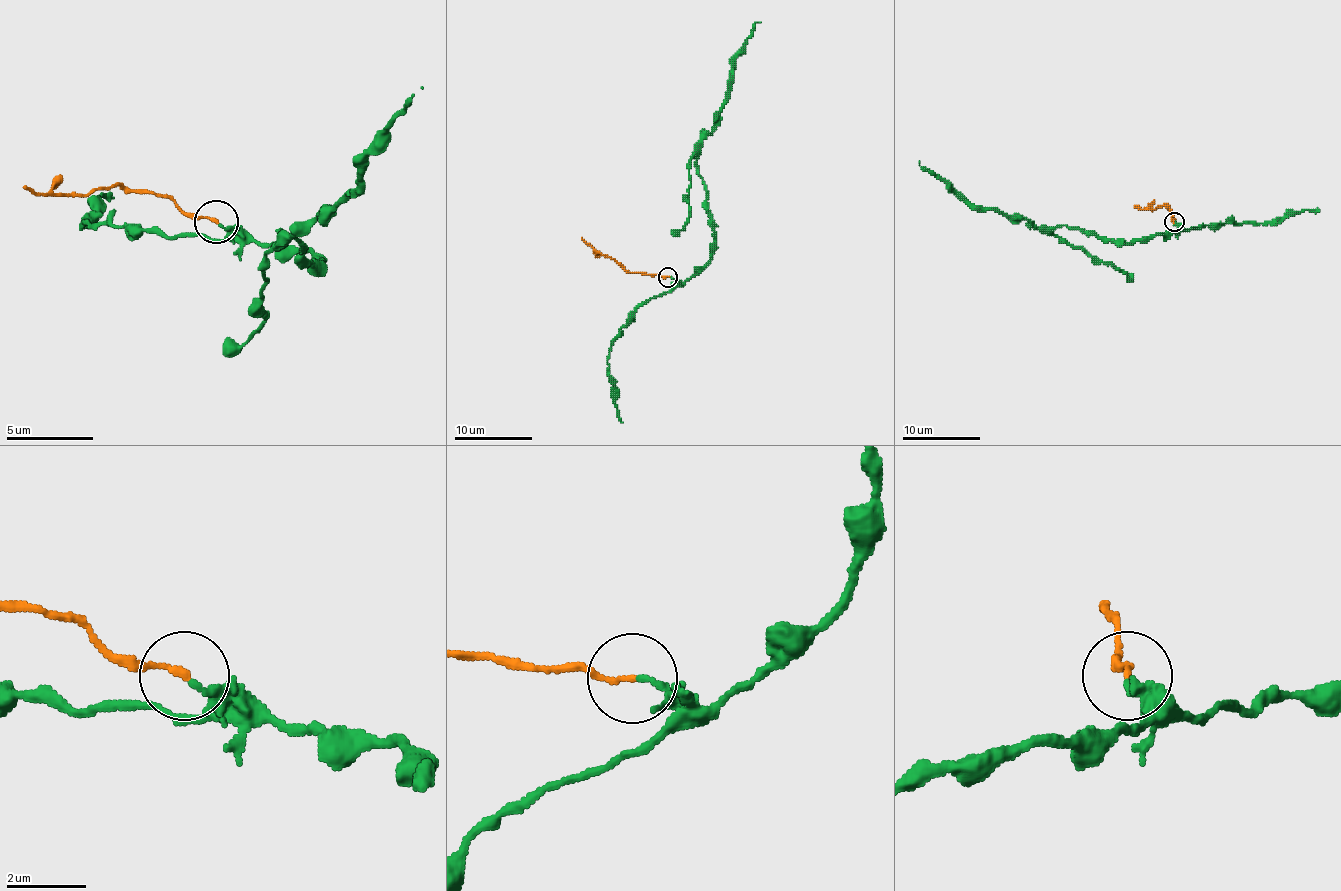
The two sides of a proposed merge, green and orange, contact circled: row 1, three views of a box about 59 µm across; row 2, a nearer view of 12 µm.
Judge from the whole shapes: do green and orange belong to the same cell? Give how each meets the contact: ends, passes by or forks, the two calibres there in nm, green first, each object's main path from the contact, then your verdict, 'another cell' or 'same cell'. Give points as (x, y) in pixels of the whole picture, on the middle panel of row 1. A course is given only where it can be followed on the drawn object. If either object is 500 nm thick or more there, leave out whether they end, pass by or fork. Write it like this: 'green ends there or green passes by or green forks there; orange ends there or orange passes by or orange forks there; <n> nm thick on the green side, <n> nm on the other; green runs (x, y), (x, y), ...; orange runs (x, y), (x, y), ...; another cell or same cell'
green ends there; orange ends there; 170 nm thick on the green side, 140 nm on the other; green runs (669, 276), (688, 280), (710, 259), (714, 232), (696, 144), (712, 131), (725, 98), (731, 59), (760, 22); orange runs (667, 276), (626, 272), (615, 261), (597, 253), (582, 238); another cell

